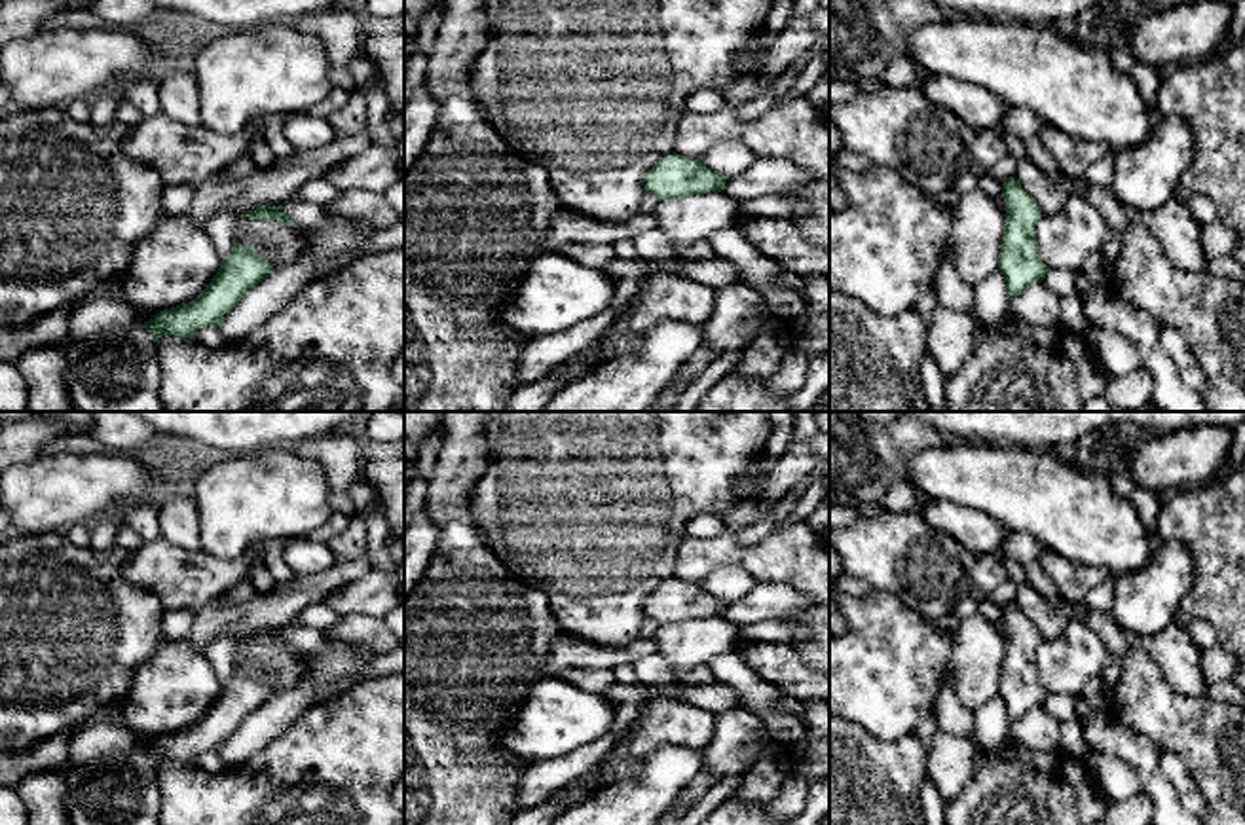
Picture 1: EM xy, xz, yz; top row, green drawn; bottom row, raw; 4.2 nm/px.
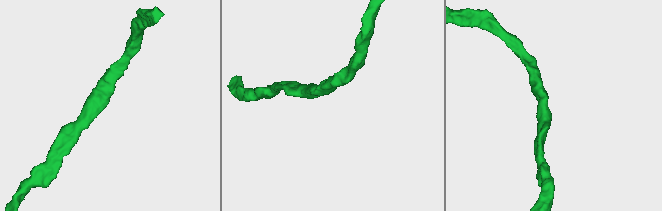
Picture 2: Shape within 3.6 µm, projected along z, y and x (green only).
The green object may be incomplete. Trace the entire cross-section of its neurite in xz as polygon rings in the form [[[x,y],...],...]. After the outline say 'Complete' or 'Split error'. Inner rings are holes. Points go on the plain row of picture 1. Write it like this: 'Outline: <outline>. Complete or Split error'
Outline: [[[672,577],[643,599],[641,611],[645,616],[653,618],[657,626],[666,626],[695,618],[721,616],[727,605],[727,601],[712,596],[700,584]]]. Complete

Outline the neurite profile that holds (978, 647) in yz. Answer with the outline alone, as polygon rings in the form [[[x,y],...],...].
[[[979,614],[953,632],[953,688],[968,711],[998,694],[1004,651],[1006,637]]]

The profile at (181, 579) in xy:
[[[165,539],[131,550],[123,575],[129,582],[152,590],[163,611],[197,611],[207,601],[230,594],[251,578],[252,556],[216,558],[205,550],[190,552]]]

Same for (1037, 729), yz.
[[[1046,706],[1034,707],[1010,726],[1010,740],[1036,753],[1057,751],[1061,749],[1059,721]]]

